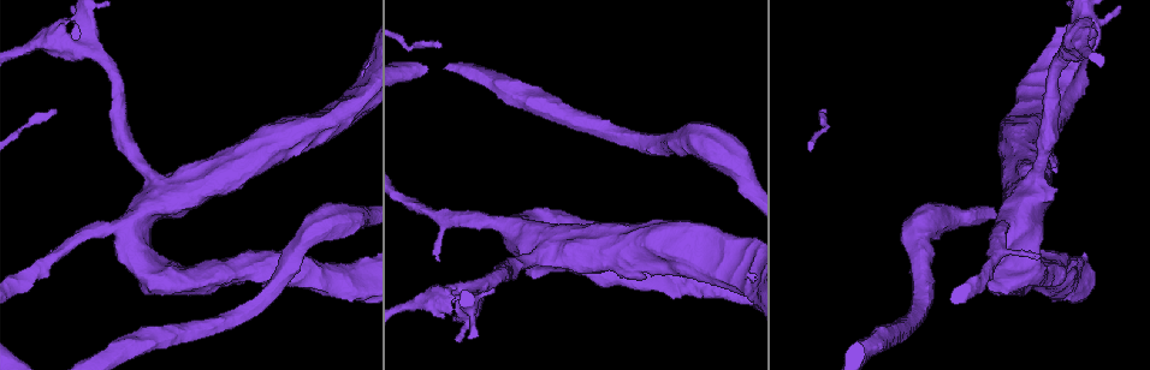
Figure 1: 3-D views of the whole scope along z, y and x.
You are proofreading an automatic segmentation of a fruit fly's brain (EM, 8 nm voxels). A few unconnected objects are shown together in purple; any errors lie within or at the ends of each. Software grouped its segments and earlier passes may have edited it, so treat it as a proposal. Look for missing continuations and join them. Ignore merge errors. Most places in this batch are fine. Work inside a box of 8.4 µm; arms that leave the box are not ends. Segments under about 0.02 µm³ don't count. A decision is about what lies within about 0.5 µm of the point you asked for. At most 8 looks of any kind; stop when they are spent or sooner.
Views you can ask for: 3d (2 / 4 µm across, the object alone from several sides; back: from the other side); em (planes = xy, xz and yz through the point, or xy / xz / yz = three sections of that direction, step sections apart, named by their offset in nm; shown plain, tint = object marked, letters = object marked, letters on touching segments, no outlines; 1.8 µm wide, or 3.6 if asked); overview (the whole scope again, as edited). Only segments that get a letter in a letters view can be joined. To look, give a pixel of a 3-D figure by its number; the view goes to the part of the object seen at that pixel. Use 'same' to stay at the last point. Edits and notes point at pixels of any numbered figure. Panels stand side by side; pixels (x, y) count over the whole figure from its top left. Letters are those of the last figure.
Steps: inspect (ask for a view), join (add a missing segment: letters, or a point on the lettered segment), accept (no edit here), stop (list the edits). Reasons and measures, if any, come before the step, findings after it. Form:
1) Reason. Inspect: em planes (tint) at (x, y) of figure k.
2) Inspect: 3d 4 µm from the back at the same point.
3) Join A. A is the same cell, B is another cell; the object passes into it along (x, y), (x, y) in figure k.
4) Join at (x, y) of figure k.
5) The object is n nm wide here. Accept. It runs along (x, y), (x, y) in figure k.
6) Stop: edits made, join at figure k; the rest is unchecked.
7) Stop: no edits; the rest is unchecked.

Closes a loop. Inspect: em 3.6 µm xz step 8 (tint) at (228, 272) of figure 1.

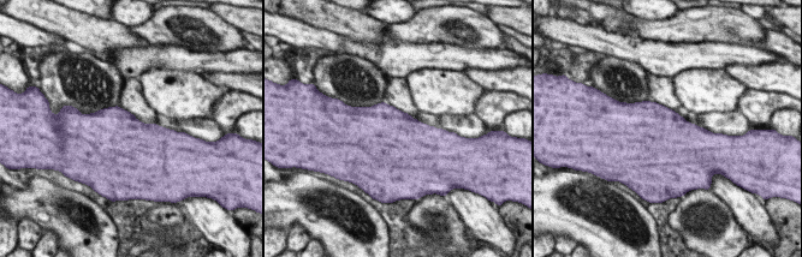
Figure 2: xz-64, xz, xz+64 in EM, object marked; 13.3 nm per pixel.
Inspect: em 3.6 µm planes (letters) at the same point.

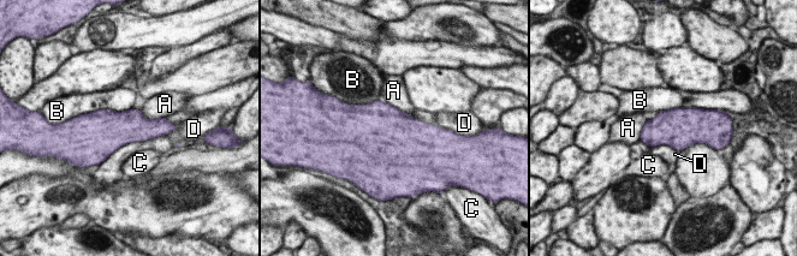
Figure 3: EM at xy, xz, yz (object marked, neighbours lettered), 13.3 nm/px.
The object is 480 nm wide here; the longest contact is with D, 950 nm. Accept. A, B, C and D are other cells; none of them fits.

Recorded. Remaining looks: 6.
An open end. Inspect: em xz step 8 (tint) at (438, 261) of figure 1.

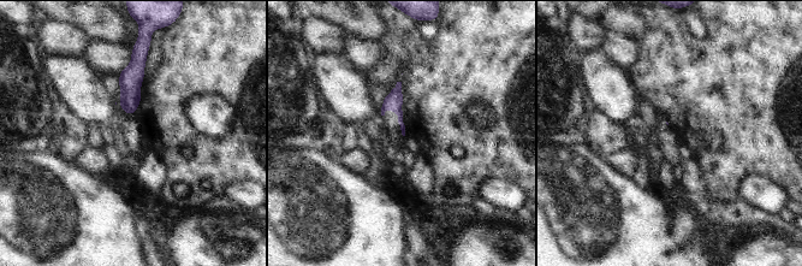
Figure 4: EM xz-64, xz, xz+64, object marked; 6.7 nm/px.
Inspect: em planes (letters) at the same point.

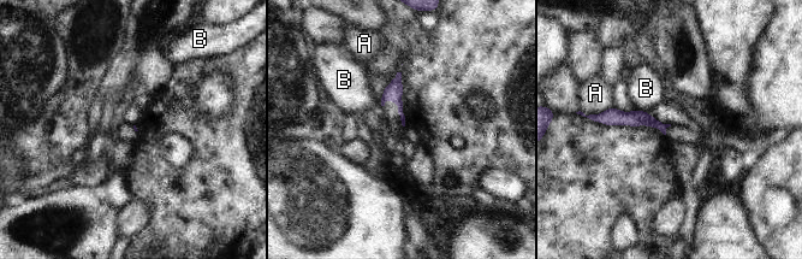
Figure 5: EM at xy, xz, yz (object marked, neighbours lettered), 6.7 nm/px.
The longest contact is with A, 190 nm. Accept. A and B are other cells; it runs along (600, 117), (646, 118), (663, 128) in figure 5; no lettered segment goes on from it.

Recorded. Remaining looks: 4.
Branch stops here. Inspect: em 3.6 µm xy step 4 (letters) at (1006, 115) of figure 1.

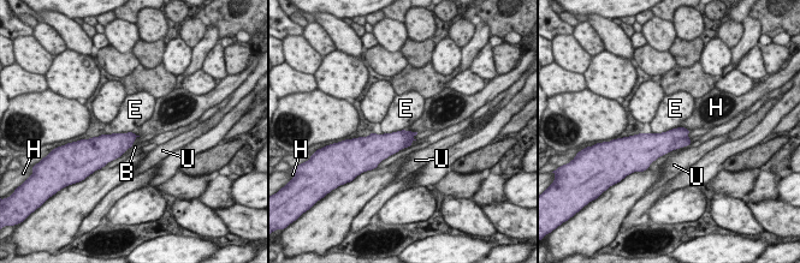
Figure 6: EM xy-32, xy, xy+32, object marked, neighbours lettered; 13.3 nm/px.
Accept. B, E, H and U are other cells; a border runs along (679, 126), (652, 133) in figure 6; none of them fits.

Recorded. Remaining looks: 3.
Stop: no edits; the rest is unchecked.

